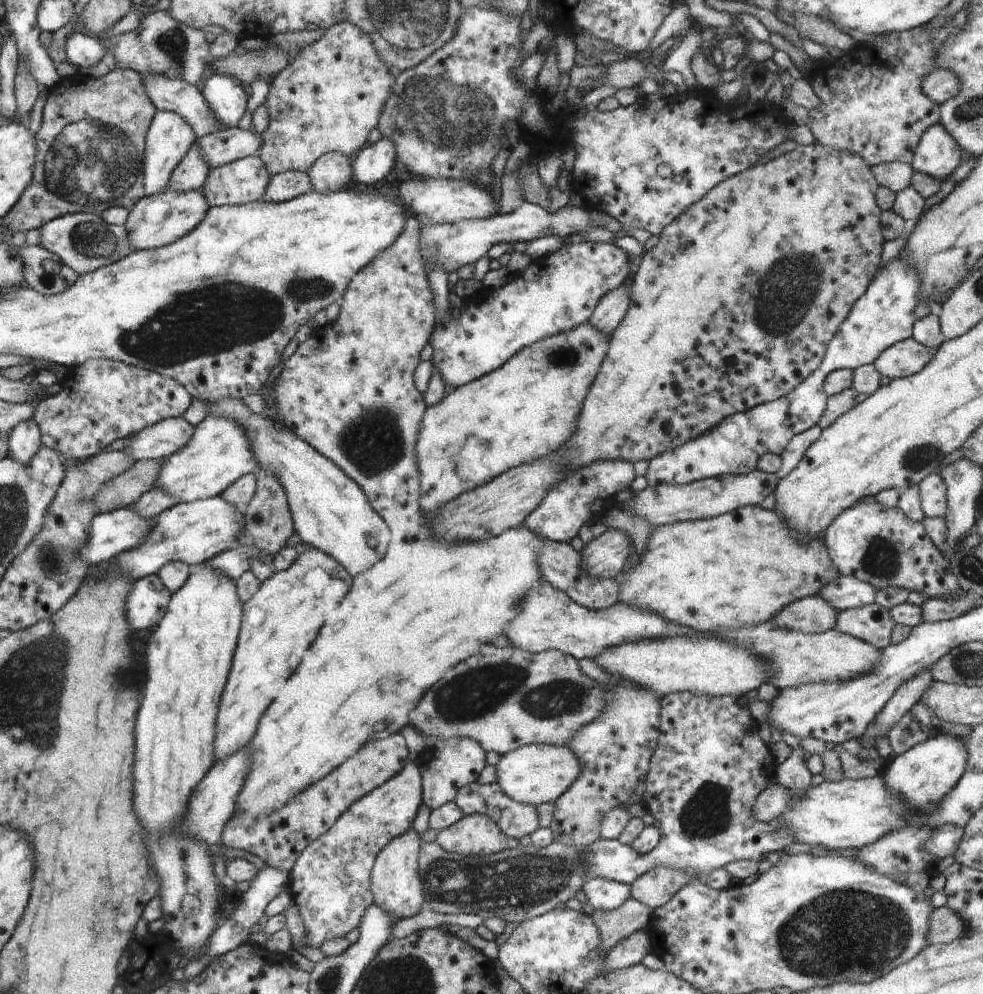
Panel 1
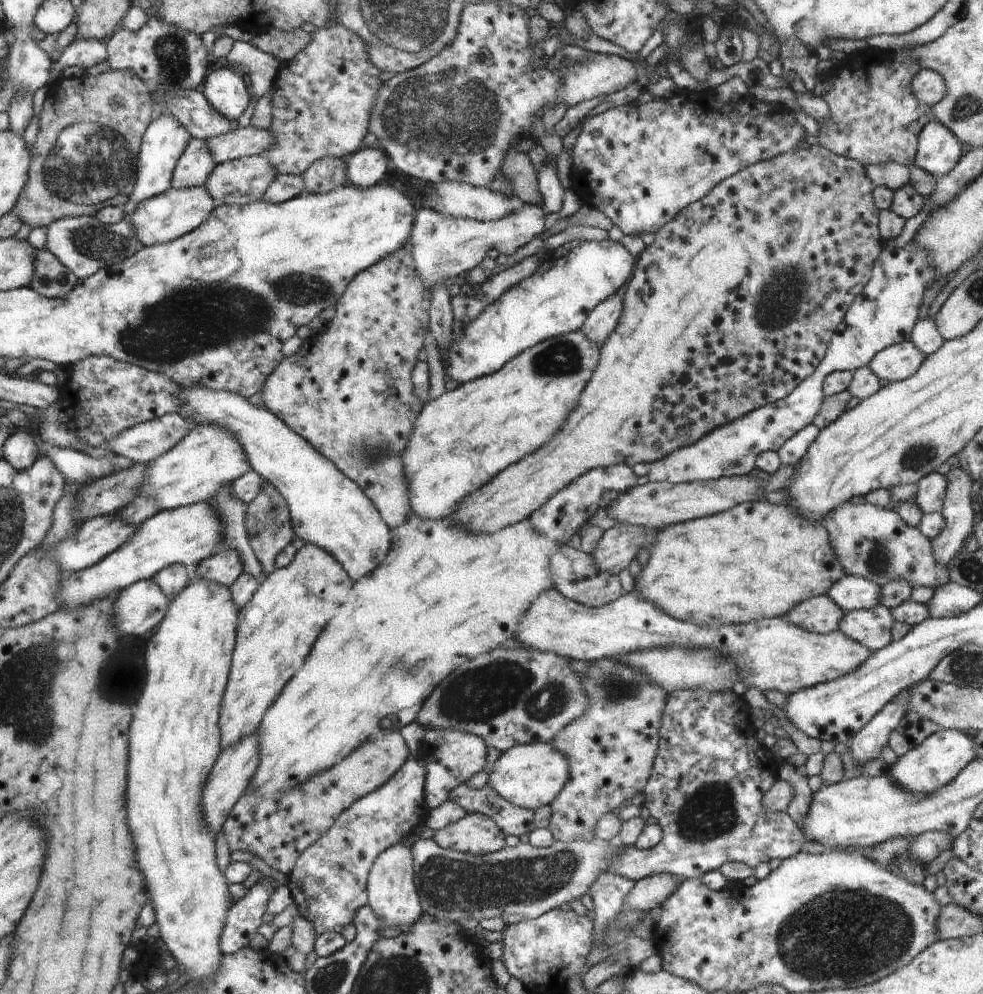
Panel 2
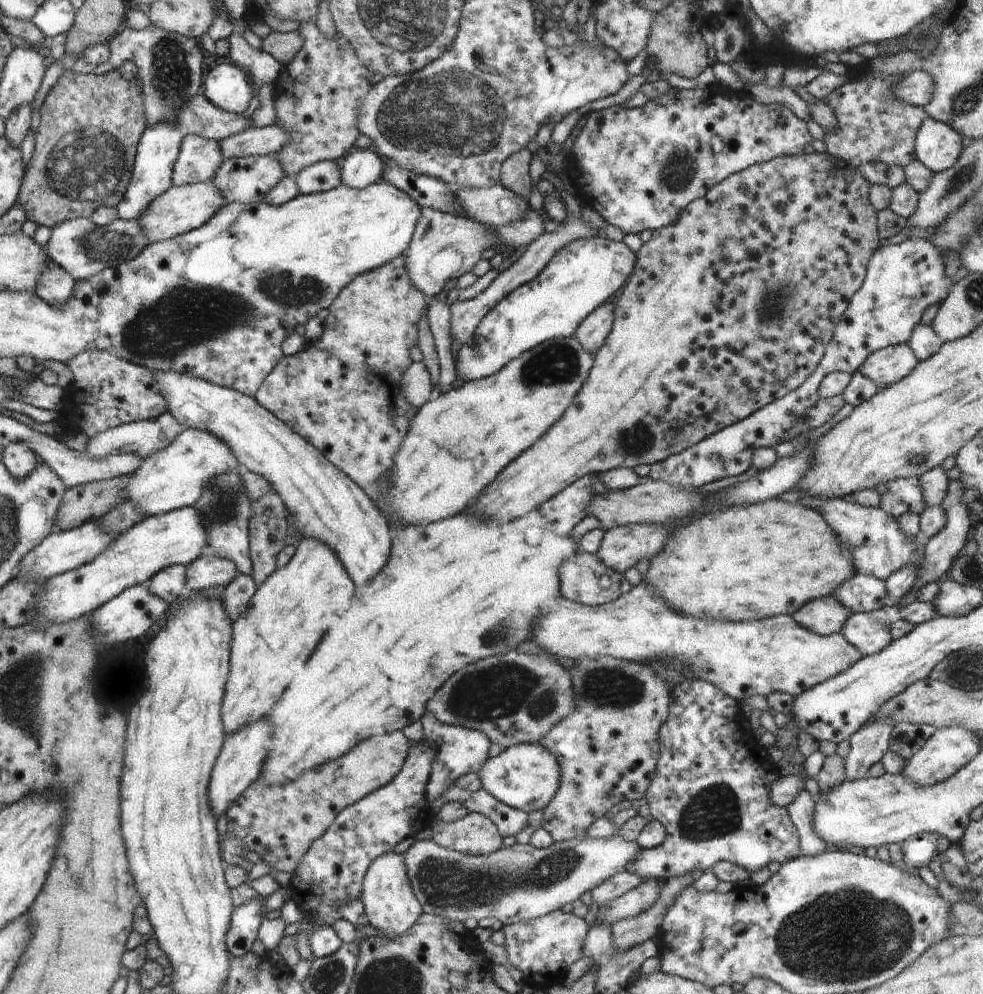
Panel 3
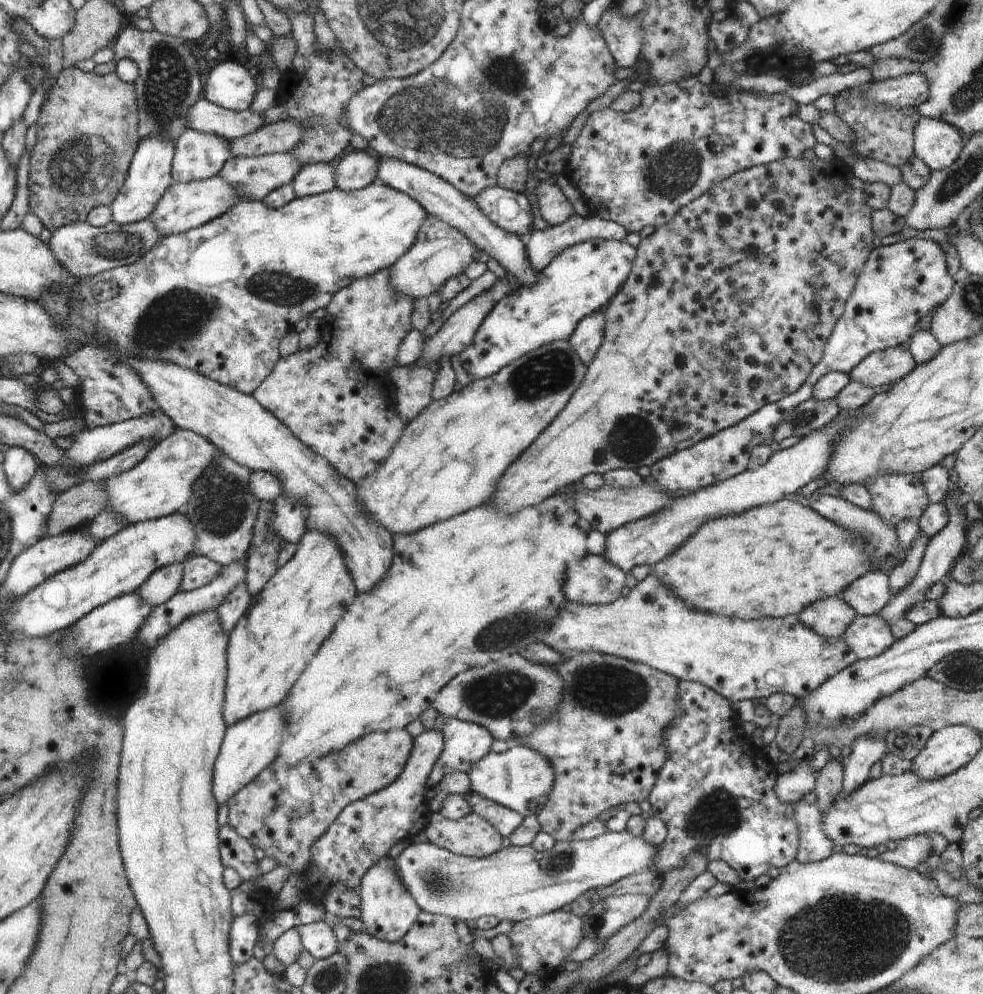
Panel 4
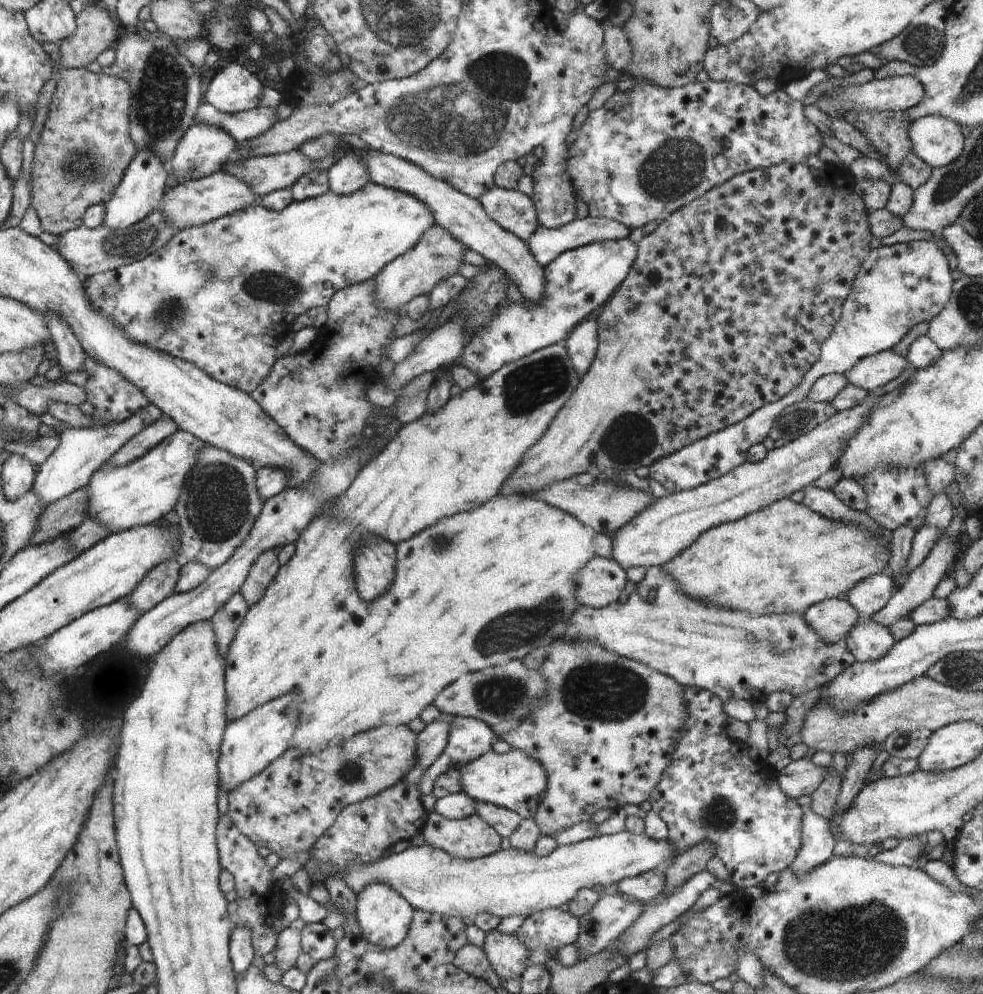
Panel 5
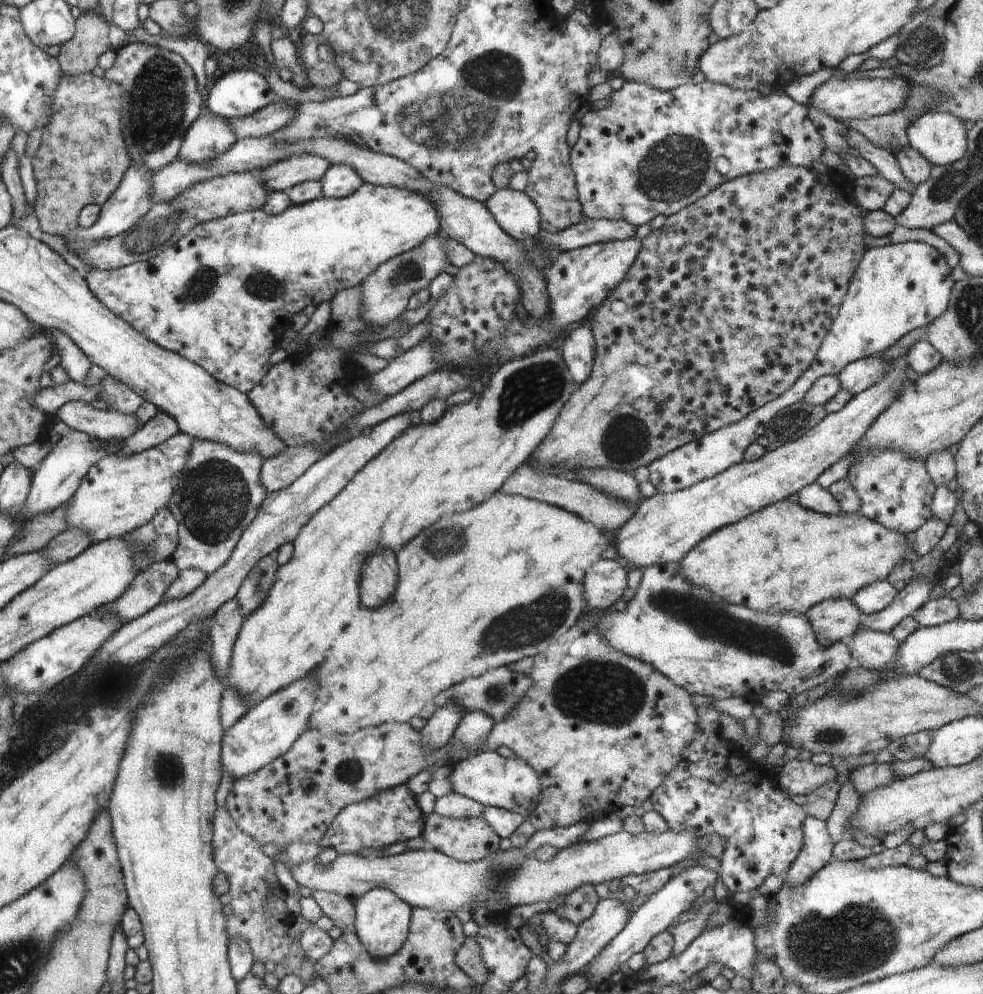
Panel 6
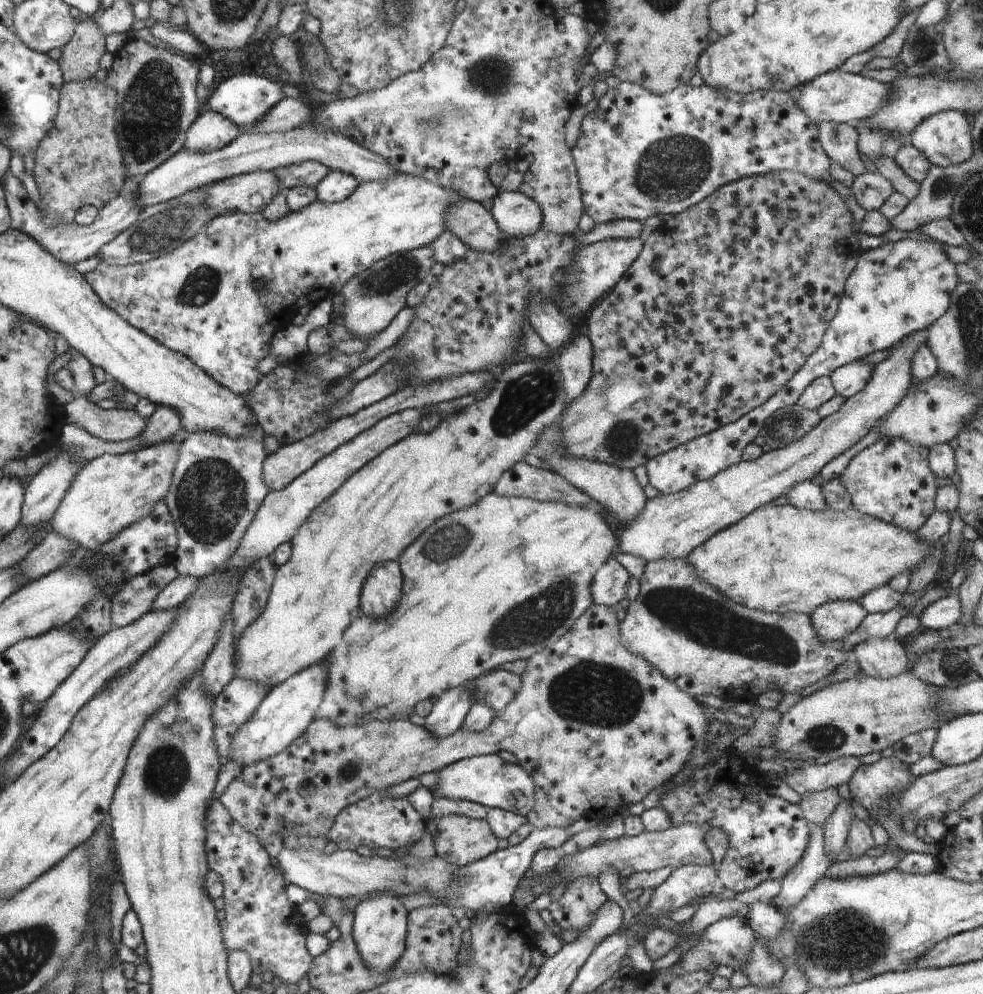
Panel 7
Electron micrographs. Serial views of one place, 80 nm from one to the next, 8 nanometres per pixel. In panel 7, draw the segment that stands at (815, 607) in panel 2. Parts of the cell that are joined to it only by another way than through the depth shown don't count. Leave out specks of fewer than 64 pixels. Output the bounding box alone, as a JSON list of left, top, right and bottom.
[810,601,867,641]

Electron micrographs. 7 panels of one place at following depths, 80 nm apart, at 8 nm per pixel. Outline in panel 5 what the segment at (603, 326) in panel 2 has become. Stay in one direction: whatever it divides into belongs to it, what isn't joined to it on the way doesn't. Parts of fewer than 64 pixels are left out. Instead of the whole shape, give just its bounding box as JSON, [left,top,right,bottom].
[564,319,599,378]

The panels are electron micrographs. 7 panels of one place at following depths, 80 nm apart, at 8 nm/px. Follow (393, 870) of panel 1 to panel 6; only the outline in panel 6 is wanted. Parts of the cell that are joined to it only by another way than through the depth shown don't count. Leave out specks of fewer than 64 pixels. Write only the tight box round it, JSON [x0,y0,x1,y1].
[354,887,413,958]

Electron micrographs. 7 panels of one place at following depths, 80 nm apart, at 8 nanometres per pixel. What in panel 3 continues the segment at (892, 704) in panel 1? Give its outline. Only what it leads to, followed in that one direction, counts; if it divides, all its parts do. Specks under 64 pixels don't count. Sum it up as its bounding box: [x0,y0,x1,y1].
[845,717,894,781]

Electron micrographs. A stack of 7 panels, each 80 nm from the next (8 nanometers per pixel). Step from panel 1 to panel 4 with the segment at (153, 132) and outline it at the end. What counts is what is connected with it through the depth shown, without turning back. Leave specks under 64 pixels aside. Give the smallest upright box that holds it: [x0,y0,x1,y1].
[111,137,176,226]

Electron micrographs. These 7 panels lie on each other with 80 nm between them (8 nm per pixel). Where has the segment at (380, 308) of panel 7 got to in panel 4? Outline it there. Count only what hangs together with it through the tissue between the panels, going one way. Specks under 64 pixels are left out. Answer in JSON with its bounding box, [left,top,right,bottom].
[390,214,477,299]

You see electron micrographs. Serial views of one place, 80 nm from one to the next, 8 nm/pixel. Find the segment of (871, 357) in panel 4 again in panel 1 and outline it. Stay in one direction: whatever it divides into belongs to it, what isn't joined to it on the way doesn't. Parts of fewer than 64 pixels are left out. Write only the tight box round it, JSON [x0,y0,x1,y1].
[873,337,937,379]

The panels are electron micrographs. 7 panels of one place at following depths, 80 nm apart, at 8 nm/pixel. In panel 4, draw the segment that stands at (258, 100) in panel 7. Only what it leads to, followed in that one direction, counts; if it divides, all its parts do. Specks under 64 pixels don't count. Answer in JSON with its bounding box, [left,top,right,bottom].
[205,60,256,111]

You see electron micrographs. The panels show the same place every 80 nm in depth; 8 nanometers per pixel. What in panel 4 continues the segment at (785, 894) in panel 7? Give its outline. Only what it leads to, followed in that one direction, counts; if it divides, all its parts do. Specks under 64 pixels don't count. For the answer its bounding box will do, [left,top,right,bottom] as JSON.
[793,801,835,862]

